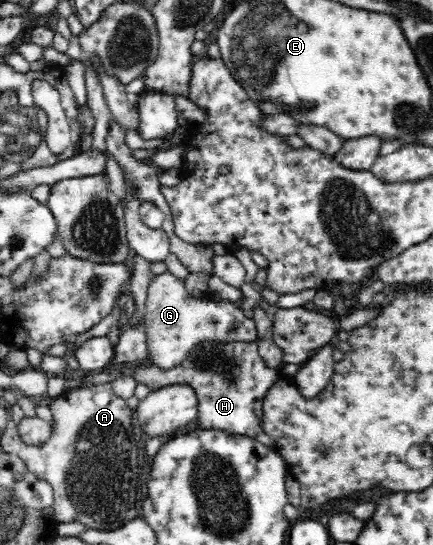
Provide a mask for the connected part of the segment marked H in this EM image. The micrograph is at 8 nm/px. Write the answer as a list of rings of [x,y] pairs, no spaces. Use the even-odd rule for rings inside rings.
[[[144,317],[137,325],[129,325],[124,331],[120,333],[119,340],[114,345],[115,353],[112,360],[100,371],[90,372],[84,374],[81,380],[85,380],[90,386],[109,385],[114,382],[116,378],[116,368],[124,366],[124,364],[131,364],[135,366],[133,376],[142,384],[150,387],[153,391],[159,388],[175,385],[187,384],[194,389],[198,399],[198,428],[204,430],[218,429],[228,433],[228,435],[246,436],[248,438],[256,439],[259,434],[264,433],[263,430],[263,400],[269,388],[275,383],[280,376],[278,368],[270,368],[260,357],[258,352],[258,343],[252,342],[220,342],[214,340],[207,340],[199,345],[196,345],[178,366],[164,370],[160,369],[158,365],[150,365],[148,363],[148,341],[146,341],[146,329],[144,328]]]

